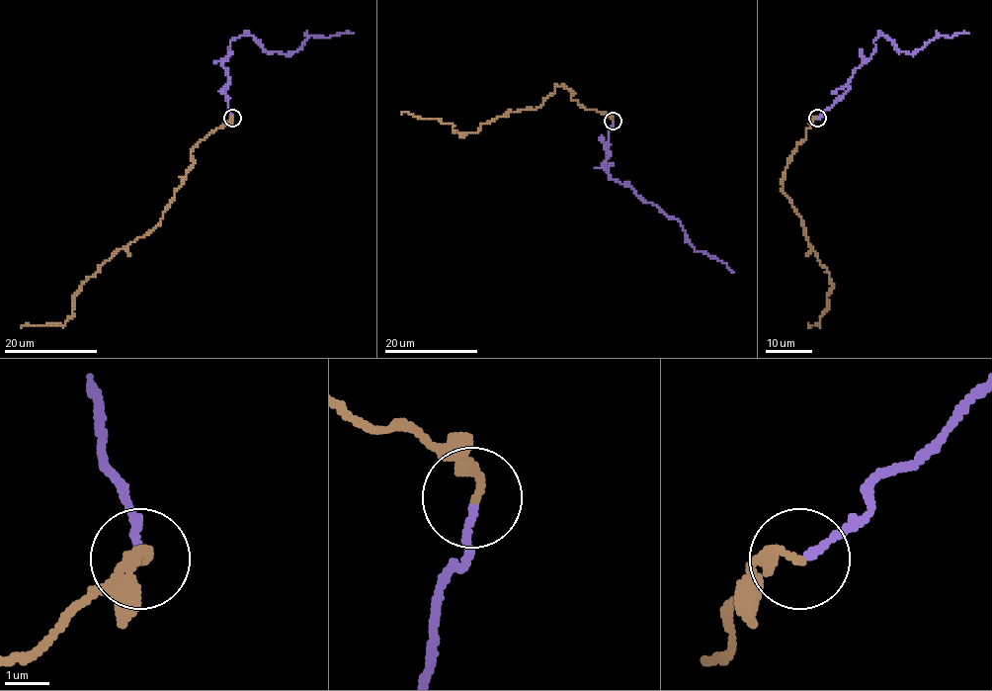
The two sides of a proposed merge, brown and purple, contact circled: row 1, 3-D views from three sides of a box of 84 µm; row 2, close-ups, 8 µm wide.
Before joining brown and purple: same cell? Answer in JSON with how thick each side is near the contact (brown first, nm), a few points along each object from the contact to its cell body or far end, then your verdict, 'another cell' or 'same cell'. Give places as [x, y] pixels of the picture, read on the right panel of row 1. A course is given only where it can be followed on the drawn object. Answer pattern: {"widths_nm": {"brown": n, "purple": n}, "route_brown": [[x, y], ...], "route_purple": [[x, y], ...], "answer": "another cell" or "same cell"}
{"widths_nm": {"brown": 260, "purple": 160}, "route_brown": [[817, 118], [797, 144], [781, 182], [819, 263], [829, 273], [832, 288], [819, 326], [810, 327]], "route_purple": [[818, 118], [848, 88], [876, 40], [884, 35], [911, 54], [940, 36], [967, 32]], "answer": "same cell"}

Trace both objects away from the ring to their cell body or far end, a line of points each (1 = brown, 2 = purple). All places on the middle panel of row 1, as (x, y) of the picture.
1: (613, 121), (574, 101), (574, 93), (563, 84), (536, 109), (498, 116), (462, 135), (454, 125), (401, 114)
2: (613, 122), (603, 168), (609, 179), (630, 188), (643, 201), (676, 219), (697, 252), (716, 257), (734, 271)

